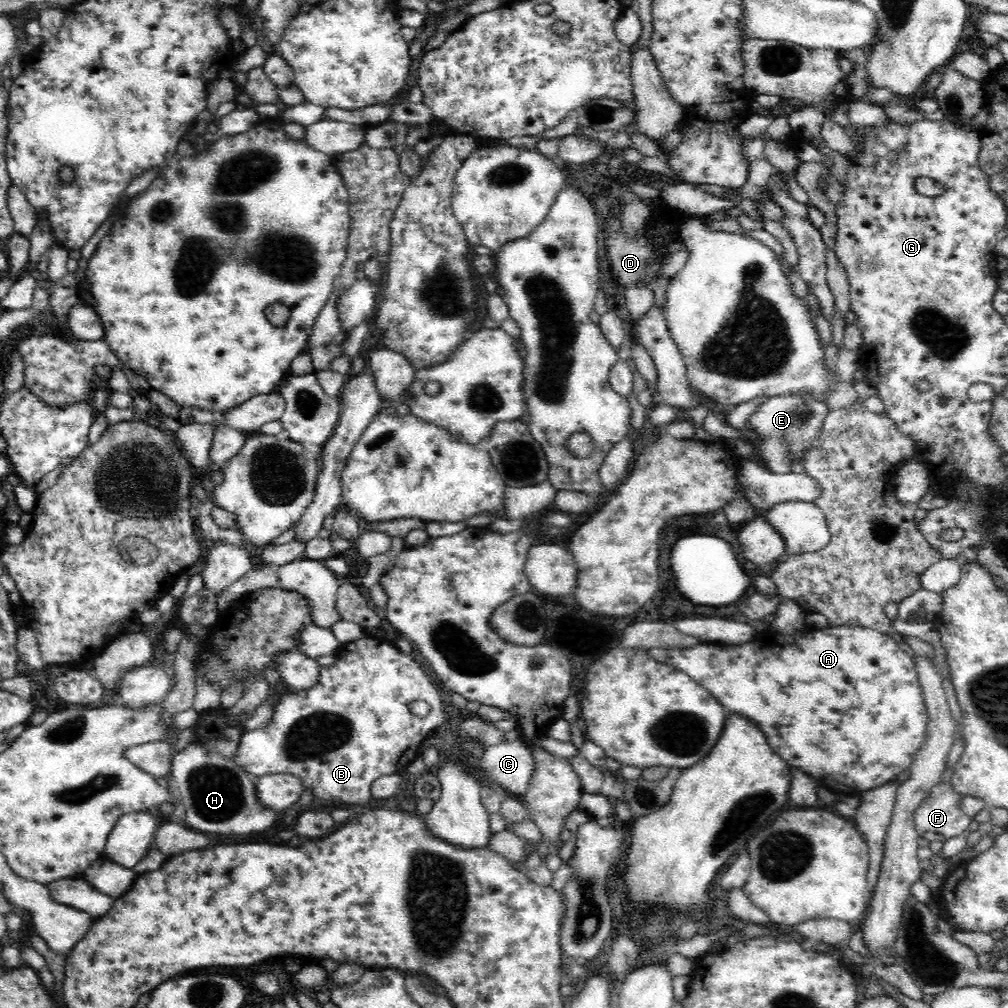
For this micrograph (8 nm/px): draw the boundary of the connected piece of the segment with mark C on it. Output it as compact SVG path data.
M521 738L487 746L478 762L478 771L518 797L526 794L534 770L536 761Z

